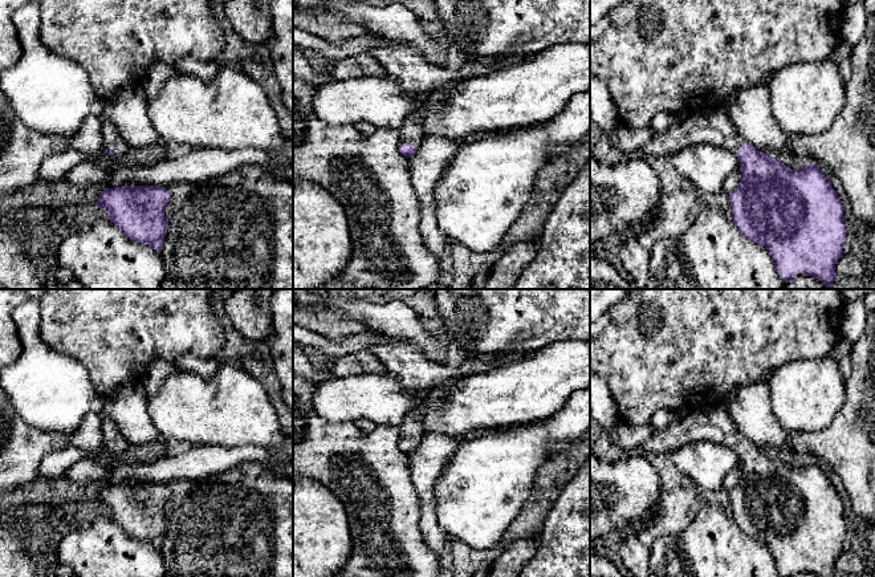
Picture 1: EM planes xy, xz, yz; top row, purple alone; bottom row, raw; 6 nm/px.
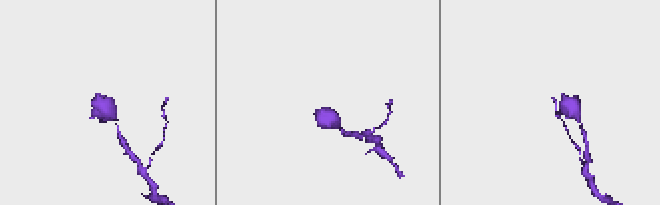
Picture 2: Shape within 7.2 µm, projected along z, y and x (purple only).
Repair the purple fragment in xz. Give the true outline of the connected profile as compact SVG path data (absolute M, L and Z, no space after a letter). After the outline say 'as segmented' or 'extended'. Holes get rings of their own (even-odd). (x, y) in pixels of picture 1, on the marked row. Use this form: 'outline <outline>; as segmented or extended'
outline M418 111L411 113L400 129L400 154L406 158L415 154L423 138L424 133L420 114Z; extended

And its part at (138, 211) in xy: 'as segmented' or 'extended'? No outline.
as segmented

